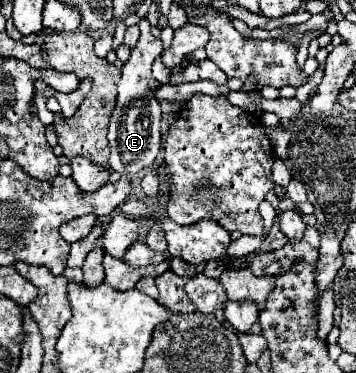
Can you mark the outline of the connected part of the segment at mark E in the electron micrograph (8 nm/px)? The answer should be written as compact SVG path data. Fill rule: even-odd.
M144 18L140 24L140 40L130 54L130 60L122 68L122 80L118 82L116 106L108 124L108 142L110 142L110 168L122 174L136 176L140 170L152 166L162 148L160 140L160 102L154 98L150 80L152 80L152 62L162 54L162 40L154 38L150 24Z

